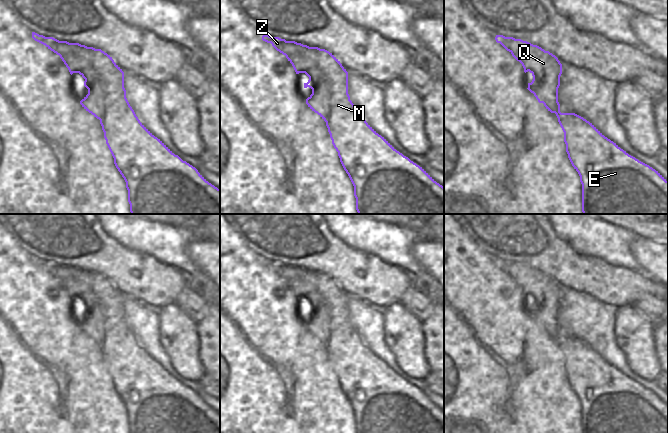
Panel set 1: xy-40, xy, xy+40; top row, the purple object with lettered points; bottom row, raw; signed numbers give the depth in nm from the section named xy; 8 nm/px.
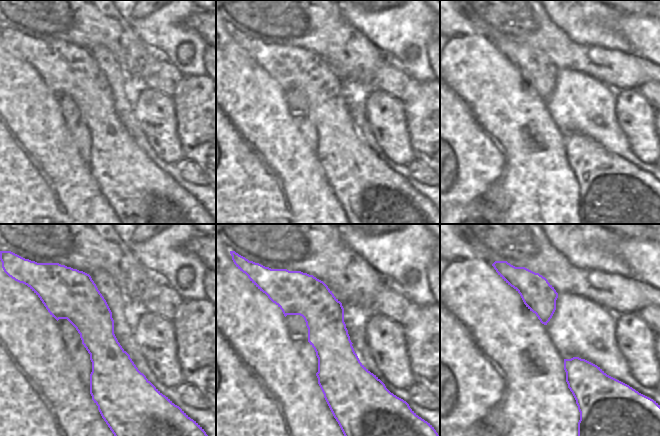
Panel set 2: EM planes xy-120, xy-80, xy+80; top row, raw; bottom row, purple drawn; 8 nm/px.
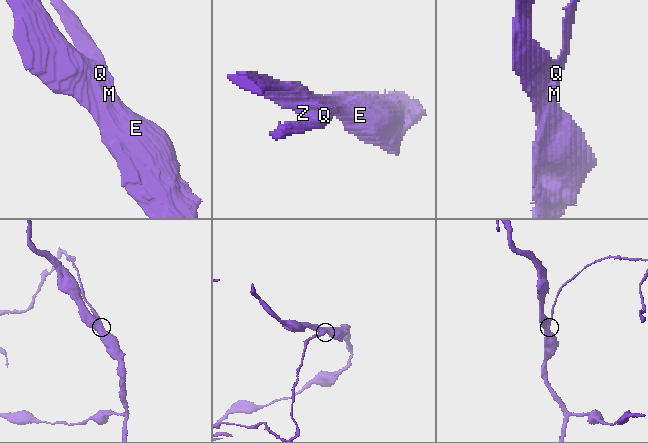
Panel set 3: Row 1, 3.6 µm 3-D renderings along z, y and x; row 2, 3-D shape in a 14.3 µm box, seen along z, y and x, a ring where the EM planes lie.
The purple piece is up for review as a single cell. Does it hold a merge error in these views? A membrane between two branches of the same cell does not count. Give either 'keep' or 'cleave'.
cleave

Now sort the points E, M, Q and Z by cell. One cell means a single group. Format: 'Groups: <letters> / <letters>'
Groups: E M Z / Q

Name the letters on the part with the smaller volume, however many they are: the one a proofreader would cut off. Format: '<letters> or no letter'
Q

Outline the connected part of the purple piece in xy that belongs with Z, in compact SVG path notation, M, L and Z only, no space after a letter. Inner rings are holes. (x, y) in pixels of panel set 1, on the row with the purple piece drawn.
M263 35L262 40L271 43L277 51L285 55L296 74L305 73L309 77L304 88L311 88L312 94L306 99L306 104L326 122L332 144L354 186L358 214L444 214L444 187L422 167L397 151L362 118L348 94L348 72L332 53L320 48L307 49L299 45L289 45L285 39L269 35ZM319 81L325 81L328 88L319 89Z

